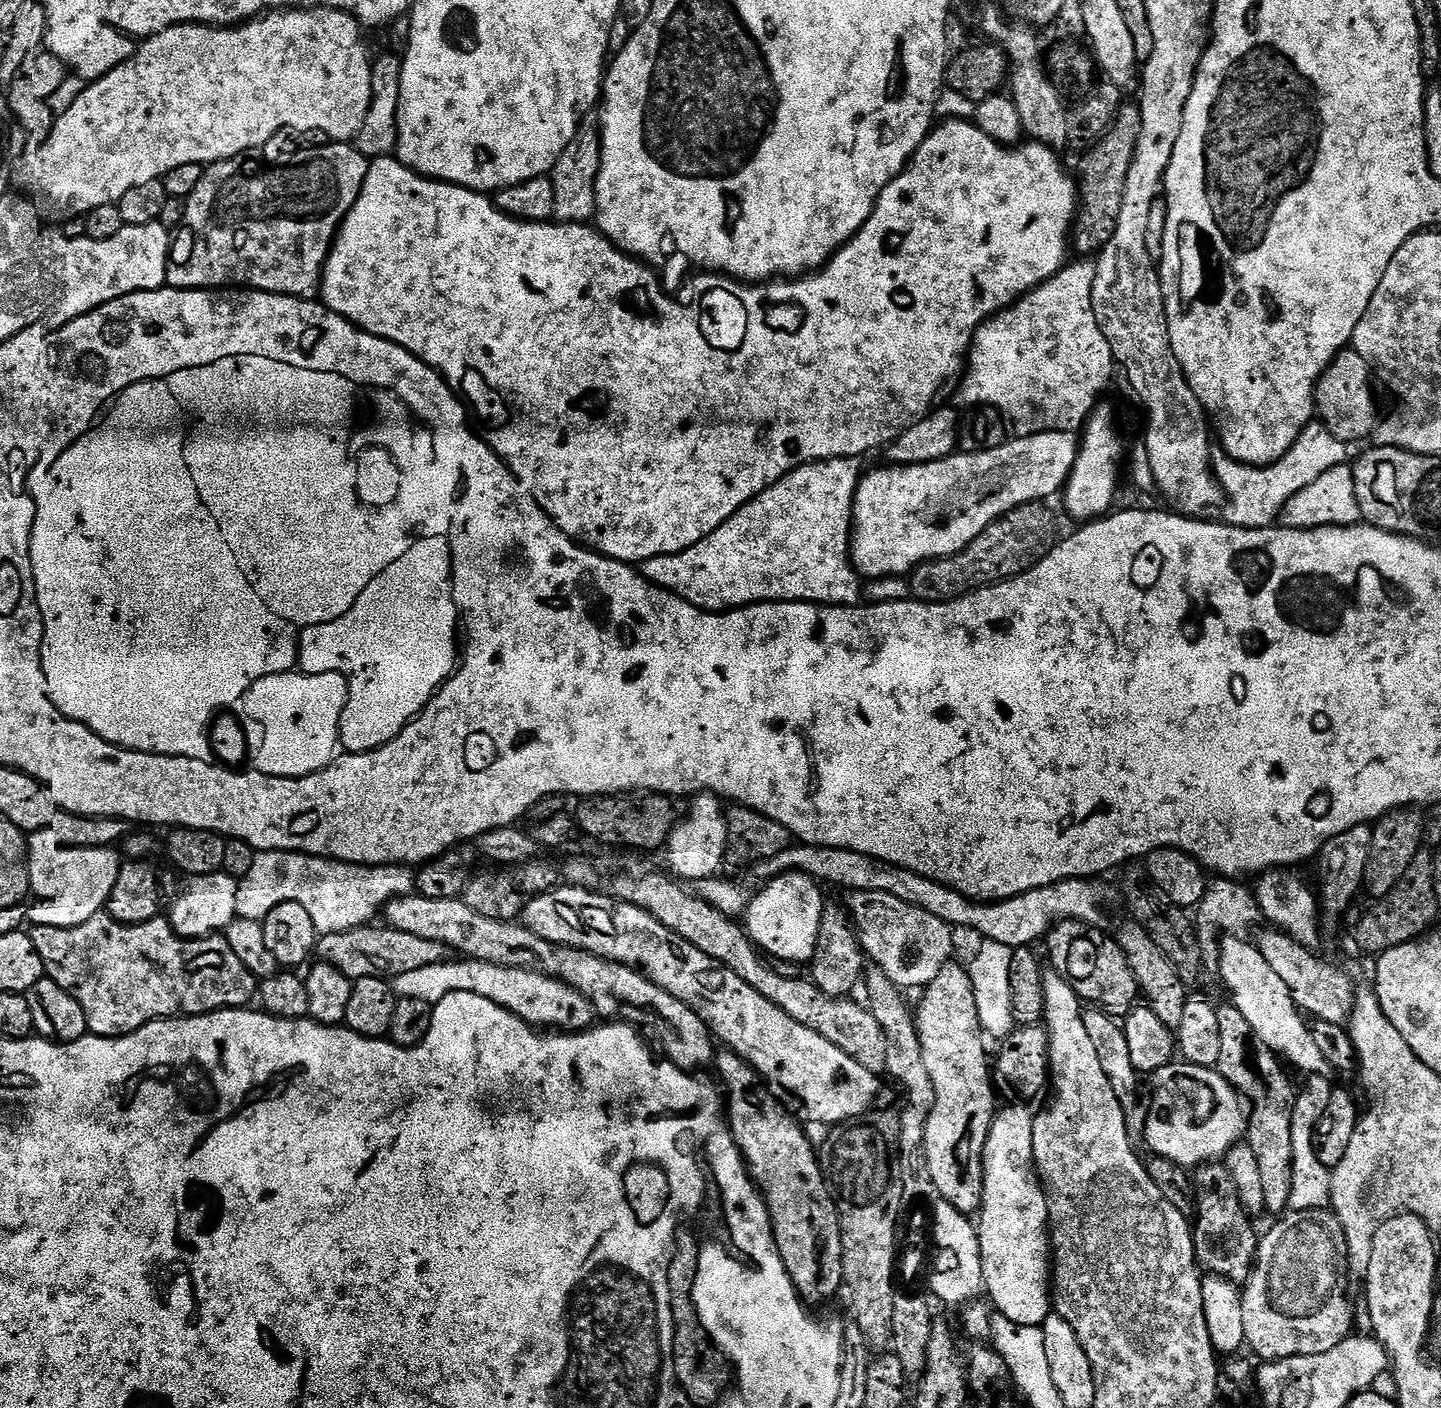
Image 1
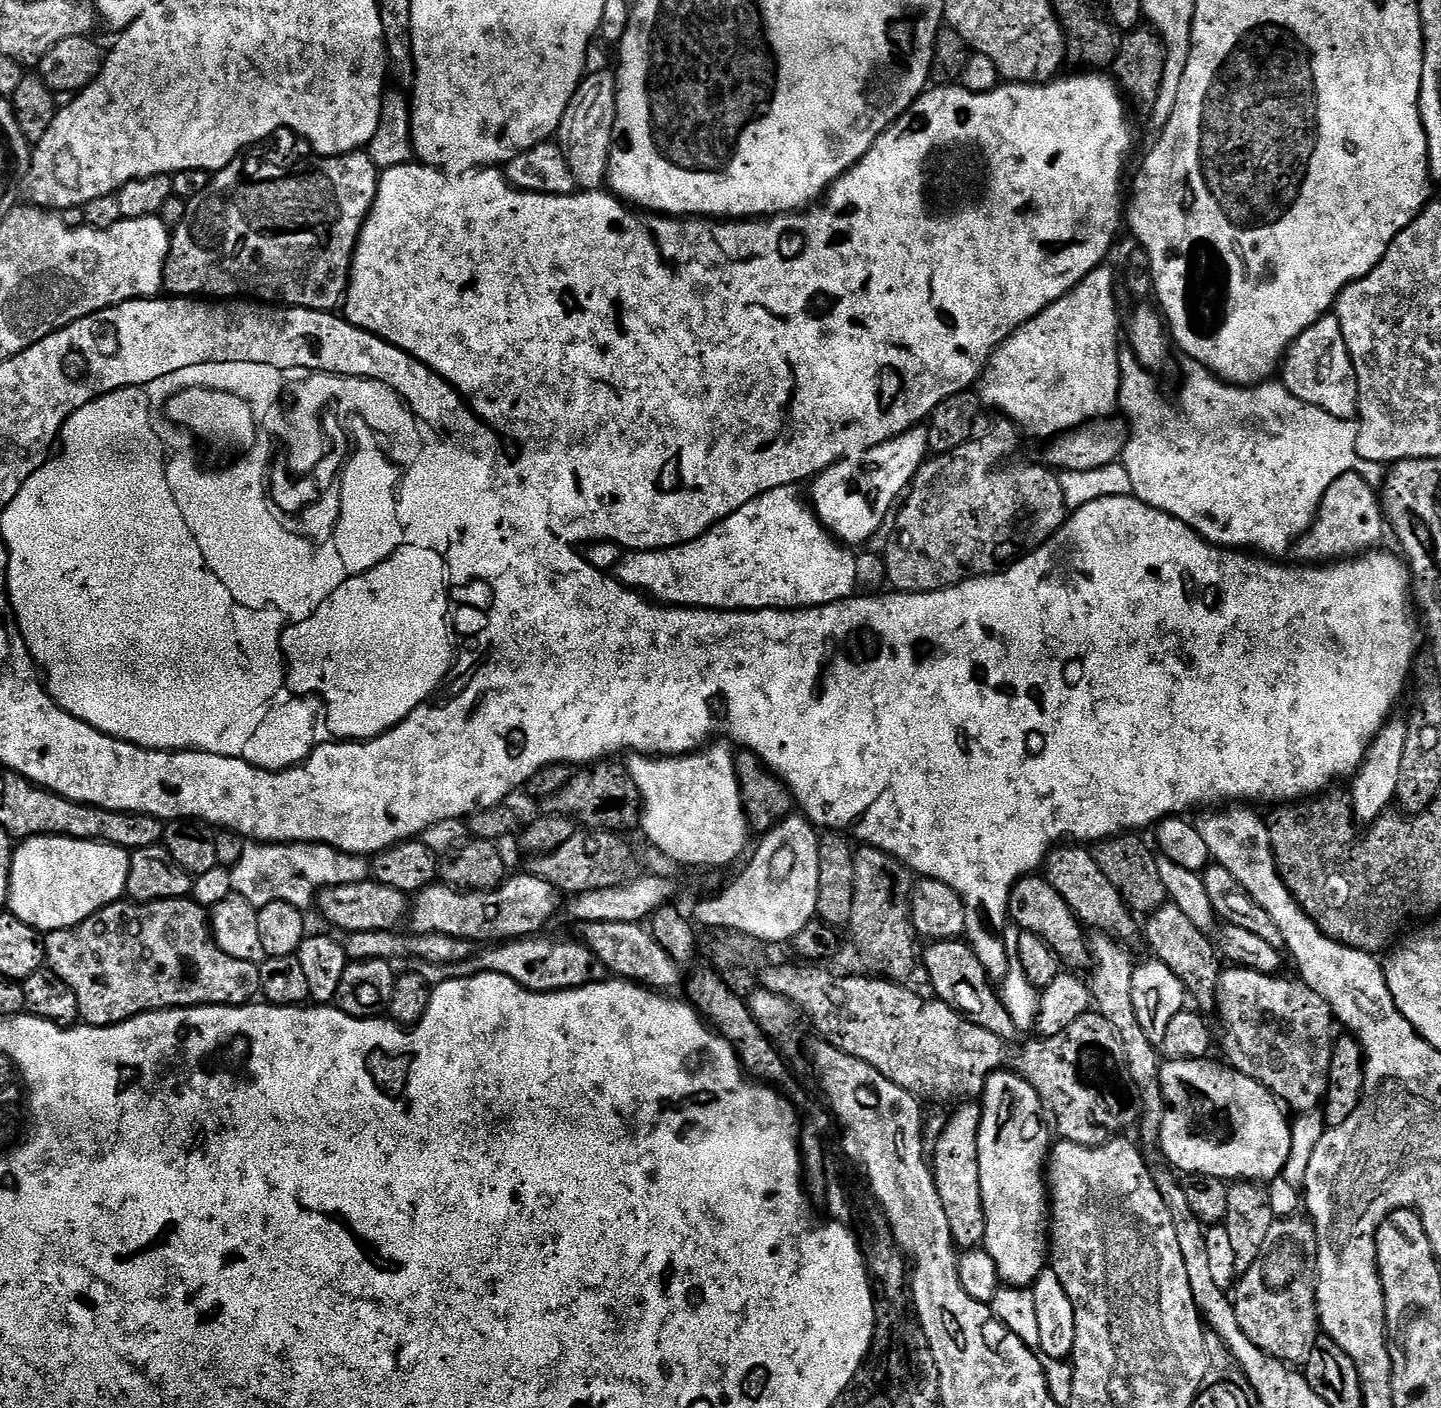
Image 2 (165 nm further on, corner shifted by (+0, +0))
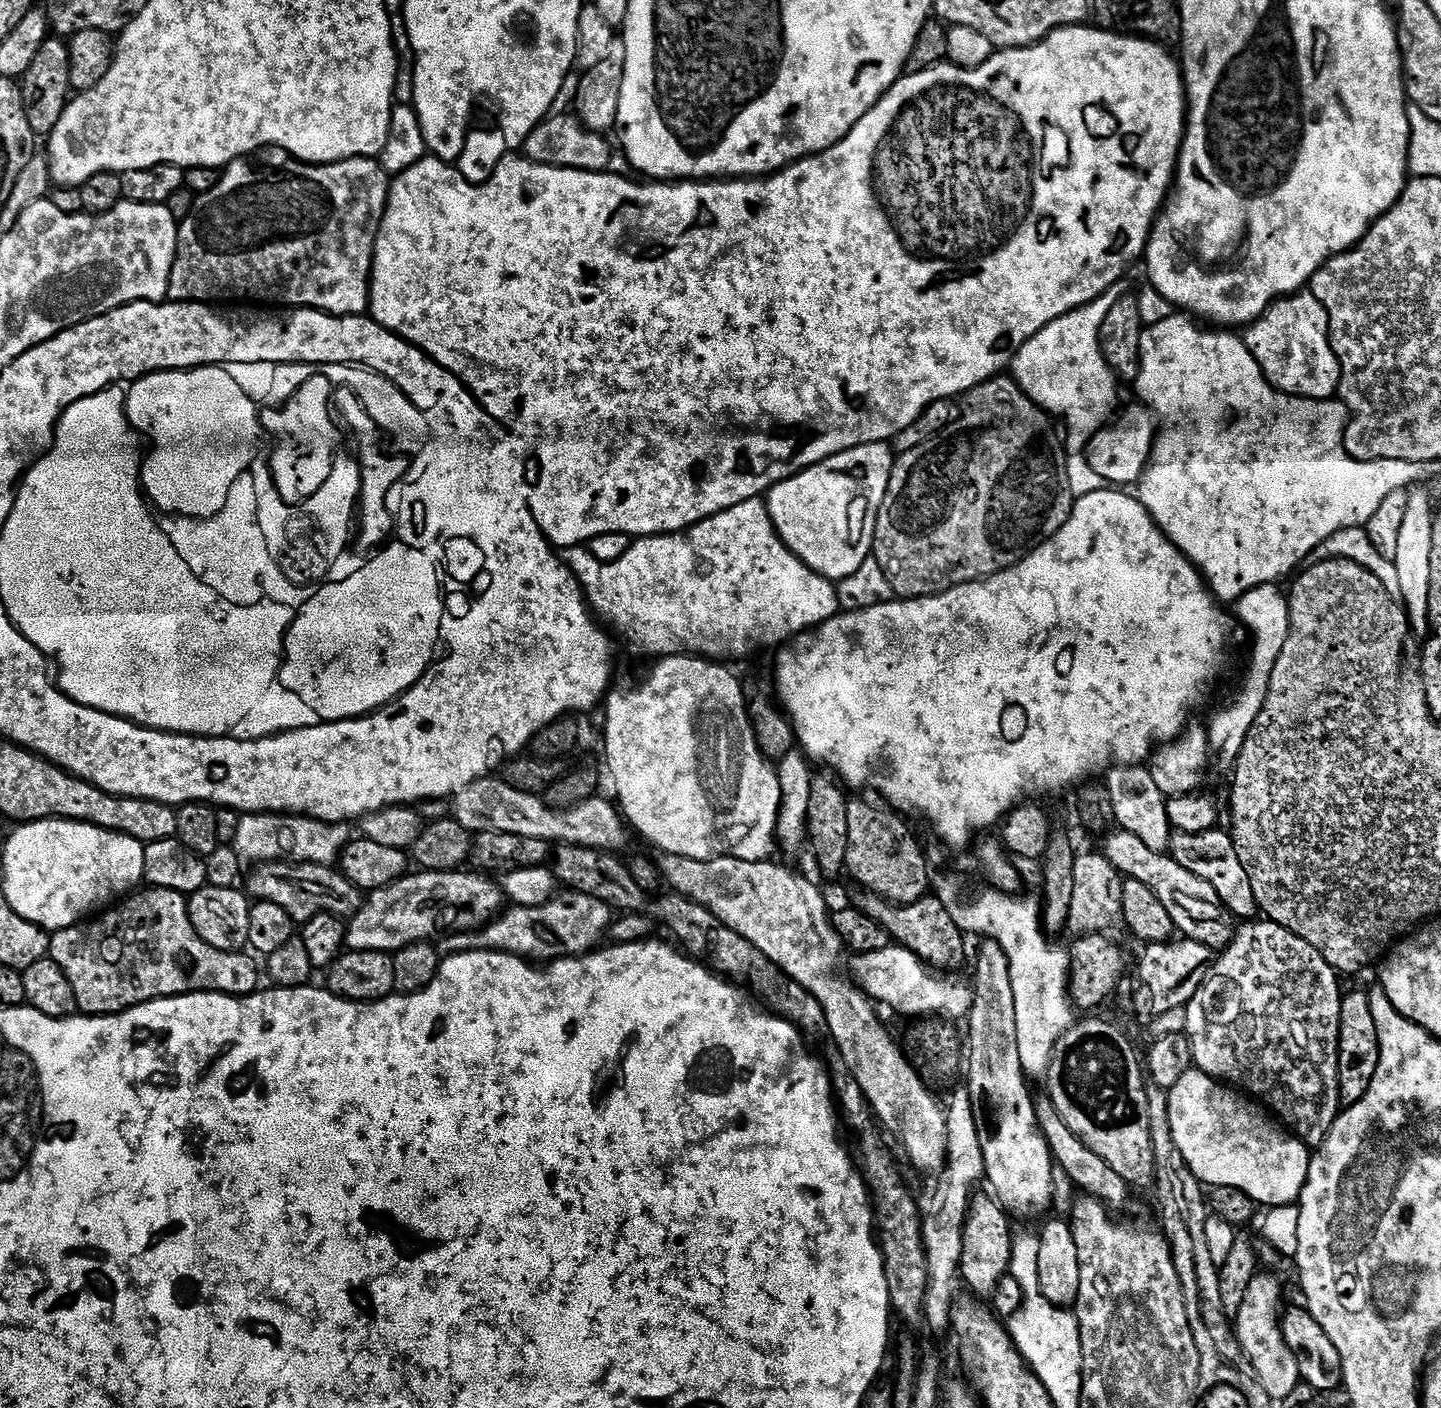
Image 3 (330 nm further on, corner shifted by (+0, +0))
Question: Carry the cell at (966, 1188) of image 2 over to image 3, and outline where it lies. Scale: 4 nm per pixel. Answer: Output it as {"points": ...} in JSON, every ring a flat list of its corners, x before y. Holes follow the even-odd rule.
{"points":[[973,1195,972,1204,968,1207,968,1217,962,1234,960,1279,963,1287,966,1286,973,1292,969,1292,973,1297,991,1298,1000,1279,1009,1275,1008,1267,1012,1261,1014,1239,1013,1221,991,1195,988,1195,989,1197,980,1195]]}

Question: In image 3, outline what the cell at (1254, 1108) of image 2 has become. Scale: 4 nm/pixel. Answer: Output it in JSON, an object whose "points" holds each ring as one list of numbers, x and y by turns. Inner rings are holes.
{"points":[[1195,1066,1182,1074,1182,1078,1167,1089,1167,1094,1168,1116,1176,1116,1178,1108,1178,1116,1196,1118,1200,1108,1210,1108,1210,1120,1170,1120,1174,1146,1201,1184,1236,1188,1268,1210,1299,1201,1308,1180,1309,1145,1285,1131,1267,1111,1254,1106,1251,1099,1245,1099,1239,1091]]}

